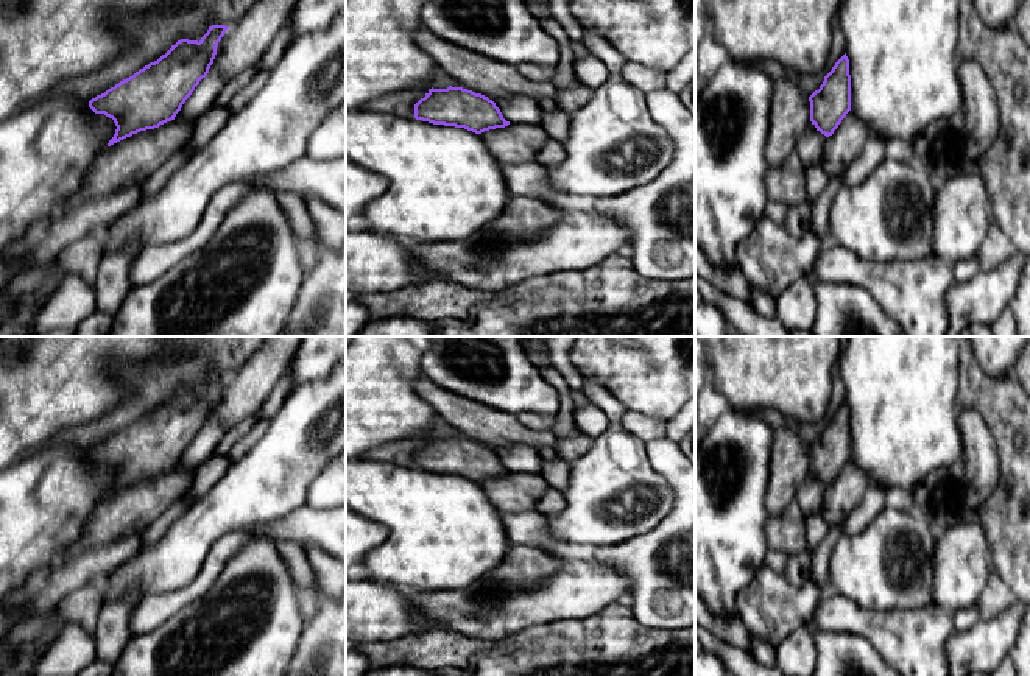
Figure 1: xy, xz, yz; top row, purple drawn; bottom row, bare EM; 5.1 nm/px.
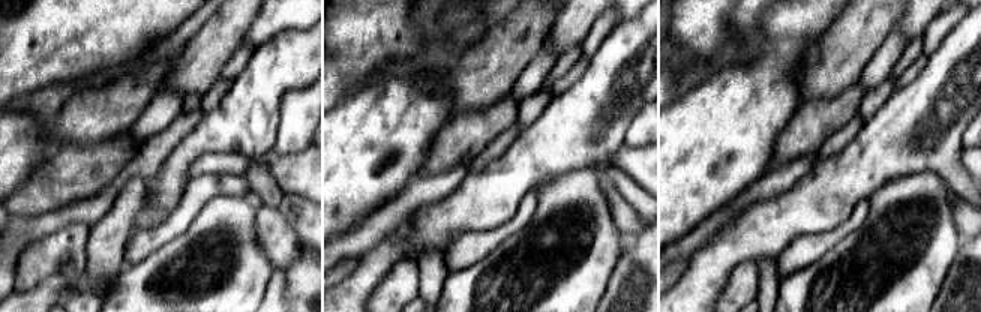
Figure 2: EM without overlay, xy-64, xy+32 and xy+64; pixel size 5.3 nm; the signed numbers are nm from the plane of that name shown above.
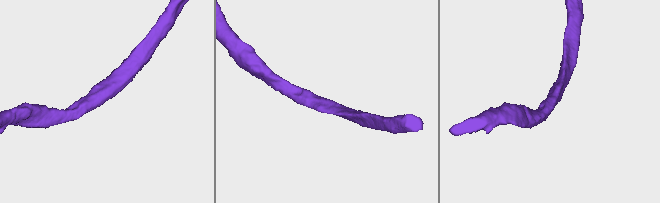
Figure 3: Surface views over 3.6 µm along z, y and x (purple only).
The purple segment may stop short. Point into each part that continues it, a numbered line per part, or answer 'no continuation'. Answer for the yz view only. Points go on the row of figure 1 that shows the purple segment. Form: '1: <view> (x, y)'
1: yz (846, 142)

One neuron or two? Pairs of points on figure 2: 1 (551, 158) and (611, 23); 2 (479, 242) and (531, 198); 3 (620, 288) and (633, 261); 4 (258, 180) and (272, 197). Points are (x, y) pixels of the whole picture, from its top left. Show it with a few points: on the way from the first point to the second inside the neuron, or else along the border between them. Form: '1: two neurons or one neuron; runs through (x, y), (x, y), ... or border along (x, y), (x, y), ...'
1: two neurons; border along (620, 23), (588, 60)
2: one neuron; runs through (494, 237), (507, 230), (524, 213)
3: one neuron; runs through (626, 282), (633, 275), (633, 267)
4: one neuron; runs through (263, 185), (269, 192)

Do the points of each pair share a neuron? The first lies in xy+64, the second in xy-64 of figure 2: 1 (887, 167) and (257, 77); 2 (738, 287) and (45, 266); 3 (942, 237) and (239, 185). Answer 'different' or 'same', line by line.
1: same
2: different
3: different

